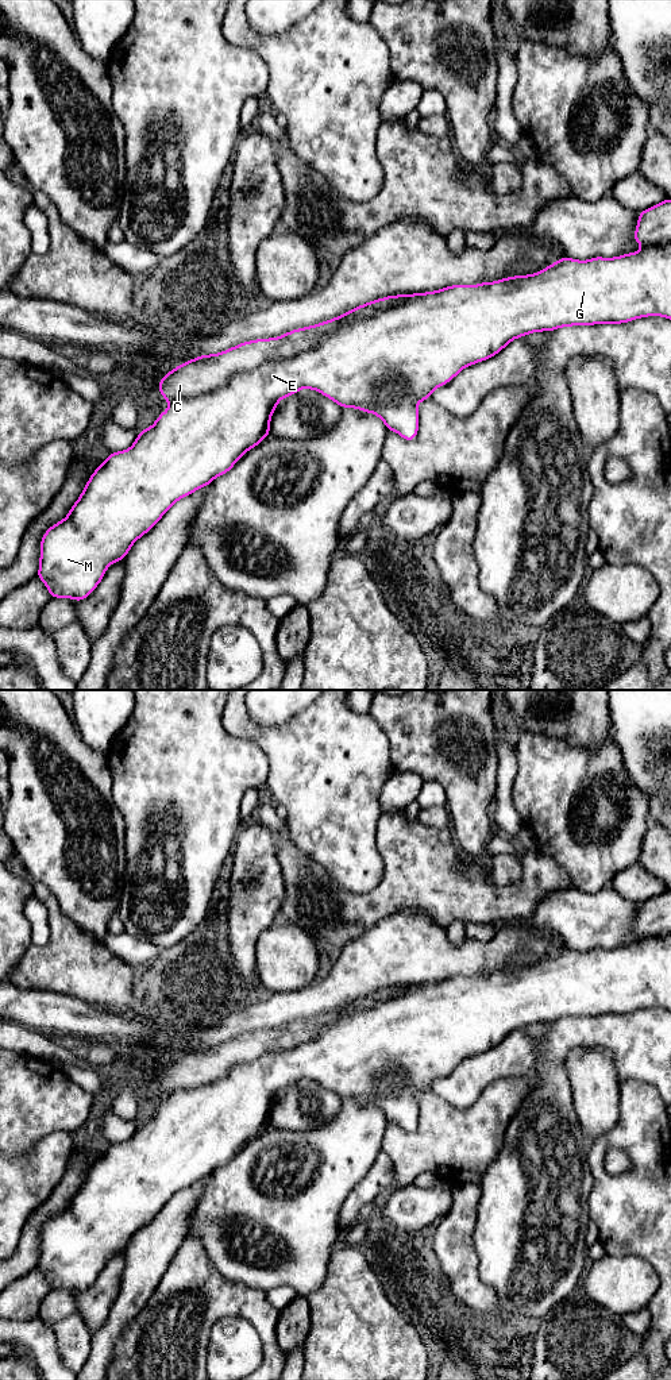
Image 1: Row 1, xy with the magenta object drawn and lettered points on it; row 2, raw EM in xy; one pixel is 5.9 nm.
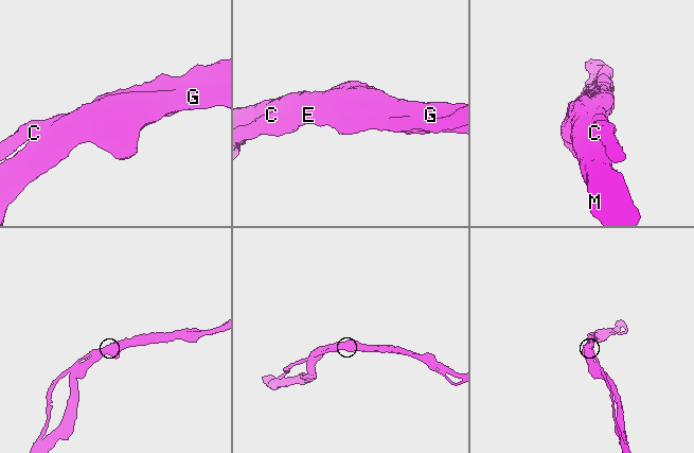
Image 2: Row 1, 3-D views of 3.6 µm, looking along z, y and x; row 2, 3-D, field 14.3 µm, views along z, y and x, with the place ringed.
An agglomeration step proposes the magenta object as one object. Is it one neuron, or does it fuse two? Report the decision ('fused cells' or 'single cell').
single cell

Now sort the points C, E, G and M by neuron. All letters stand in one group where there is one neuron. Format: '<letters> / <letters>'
C E G M

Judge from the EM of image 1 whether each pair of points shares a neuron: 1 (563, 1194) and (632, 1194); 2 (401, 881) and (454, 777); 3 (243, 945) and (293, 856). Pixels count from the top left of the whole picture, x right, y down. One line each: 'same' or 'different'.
1: different
2: different
3: different

